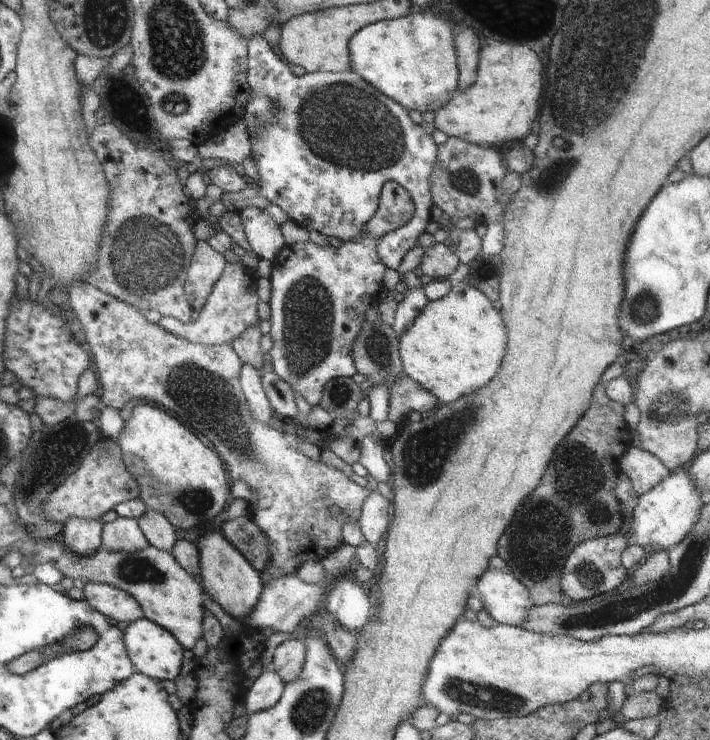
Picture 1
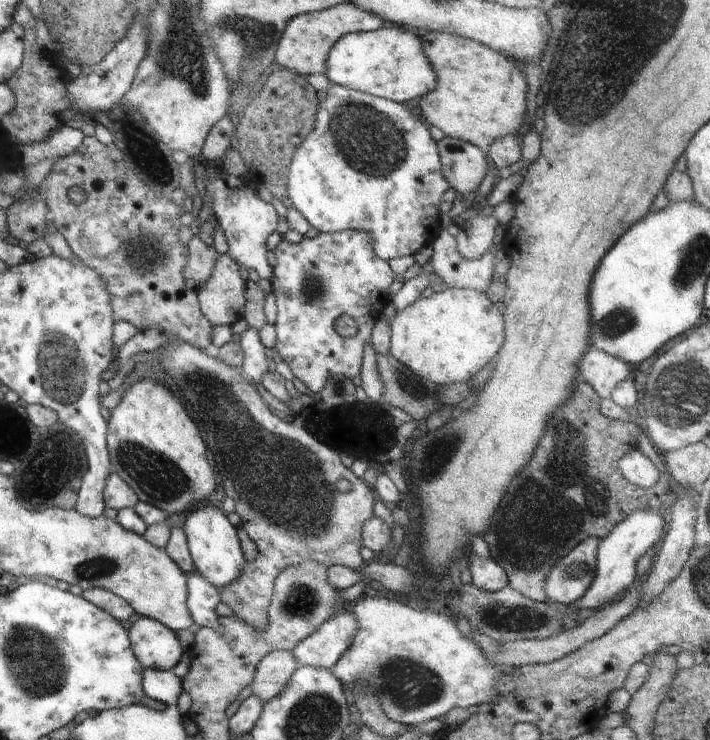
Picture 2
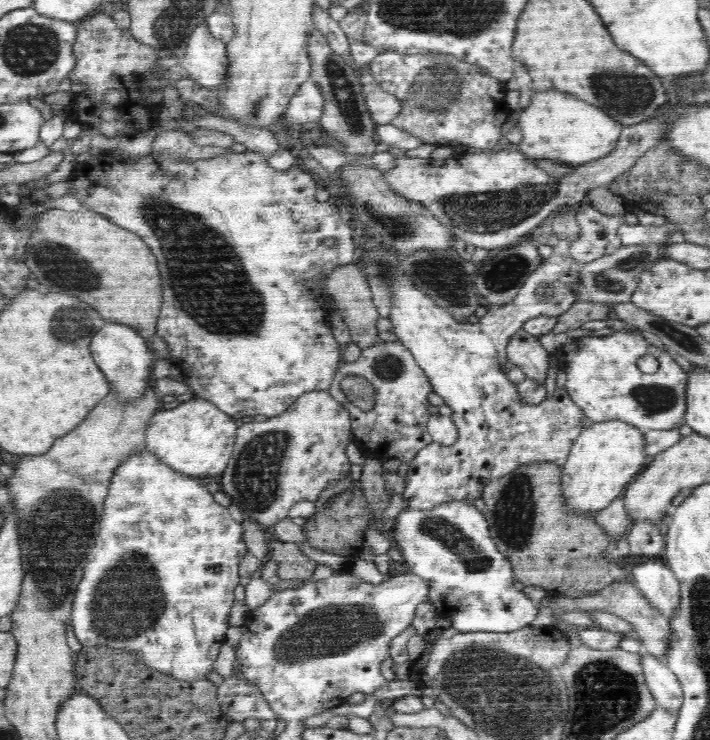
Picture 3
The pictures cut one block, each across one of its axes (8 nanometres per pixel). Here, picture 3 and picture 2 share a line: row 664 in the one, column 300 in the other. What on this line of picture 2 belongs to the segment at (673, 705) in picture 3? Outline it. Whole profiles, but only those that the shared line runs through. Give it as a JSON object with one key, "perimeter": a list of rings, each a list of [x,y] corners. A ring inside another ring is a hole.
{"perimeter":[[[352,608],[327,620],[316,632],[302,639],[291,651],[298,667],[330,670],[347,651],[356,621]]]}

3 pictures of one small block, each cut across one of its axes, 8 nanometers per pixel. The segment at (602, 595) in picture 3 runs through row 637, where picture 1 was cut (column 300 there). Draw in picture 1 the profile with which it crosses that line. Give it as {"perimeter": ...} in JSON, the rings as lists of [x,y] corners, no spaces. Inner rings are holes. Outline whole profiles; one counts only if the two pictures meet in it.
{"perimeter":[[[292,638],[282,642],[272,656],[273,670],[276,670],[288,683],[298,679],[307,658],[307,649],[303,638]]]}

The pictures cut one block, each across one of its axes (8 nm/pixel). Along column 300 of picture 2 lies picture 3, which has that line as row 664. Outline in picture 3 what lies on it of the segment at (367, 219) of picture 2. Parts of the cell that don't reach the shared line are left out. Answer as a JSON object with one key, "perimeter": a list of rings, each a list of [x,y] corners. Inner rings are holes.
{"perimeter":[[[148,449],[132,453],[118,468],[115,468],[112,480],[106,489],[106,499],[103,506],[99,530],[94,548],[89,550],[88,564],[84,570],[84,578],[80,579],[78,590],[72,602],[70,614],[74,635],[83,647],[108,647],[112,649],[129,650],[146,666],[156,669],[162,674],[169,674],[176,680],[200,680],[206,678],[214,670],[214,662],[220,654],[219,648],[226,643],[226,632],[230,627],[230,610],[234,604],[234,588],[240,584],[239,565],[249,553],[243,541],[241,524],[233,520],[226,507],[216,502],[206,485],[199,477],[189,477],[164,464]]]}

